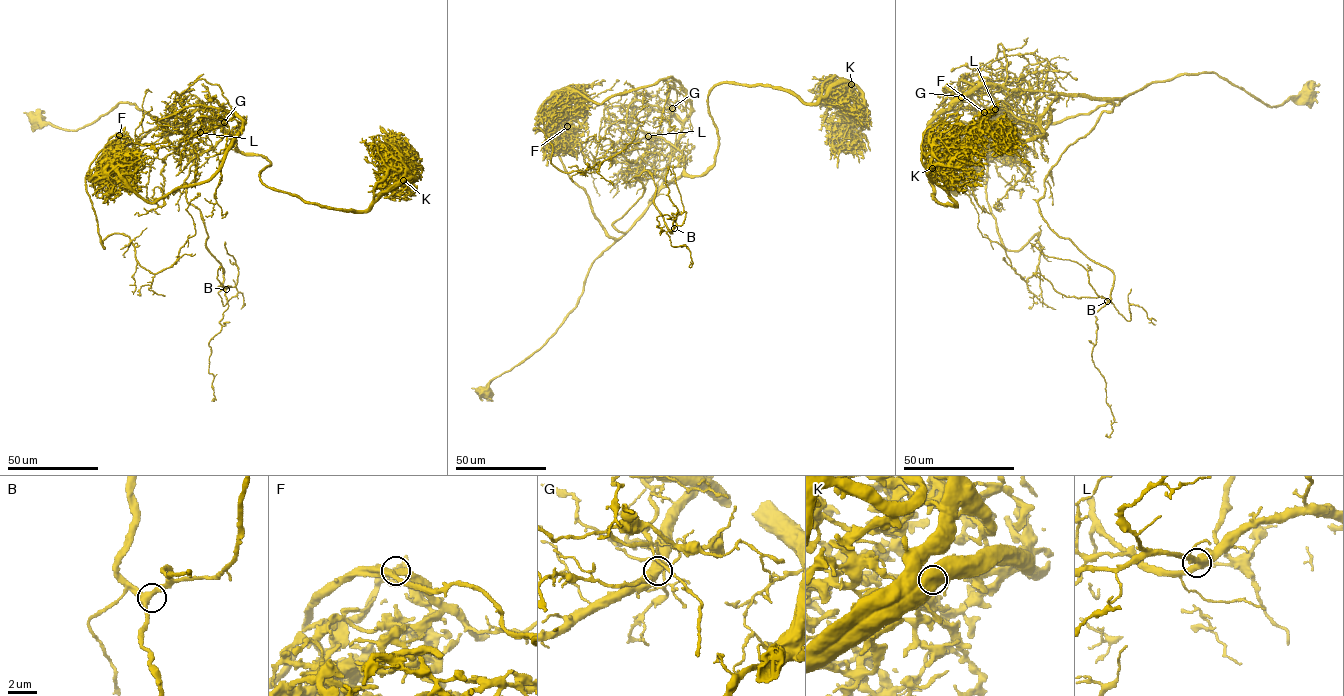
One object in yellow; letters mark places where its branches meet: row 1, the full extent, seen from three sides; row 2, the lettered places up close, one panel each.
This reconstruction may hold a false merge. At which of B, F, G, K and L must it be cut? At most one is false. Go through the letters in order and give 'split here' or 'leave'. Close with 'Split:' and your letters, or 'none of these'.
B: leave
F: leave
G: leave
K: leave
L: leave
Split: none of these

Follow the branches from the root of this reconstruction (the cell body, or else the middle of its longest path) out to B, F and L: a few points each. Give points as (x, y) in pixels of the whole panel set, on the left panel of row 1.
B: (37, 119), (76, 130), (128, 103), (175, 123), (165, 135), (195, 166), (186, 198), (199, 210), (226, 289)
F: (37, 119), (76, 130), (128, 103), (166, 124), (134, 143), (108, 141), (119, 135)
L: (37, 119), (76, 130), (128, 103), (171, 123), (214, 121), (236, 144), (217, 127), (200, 132)

